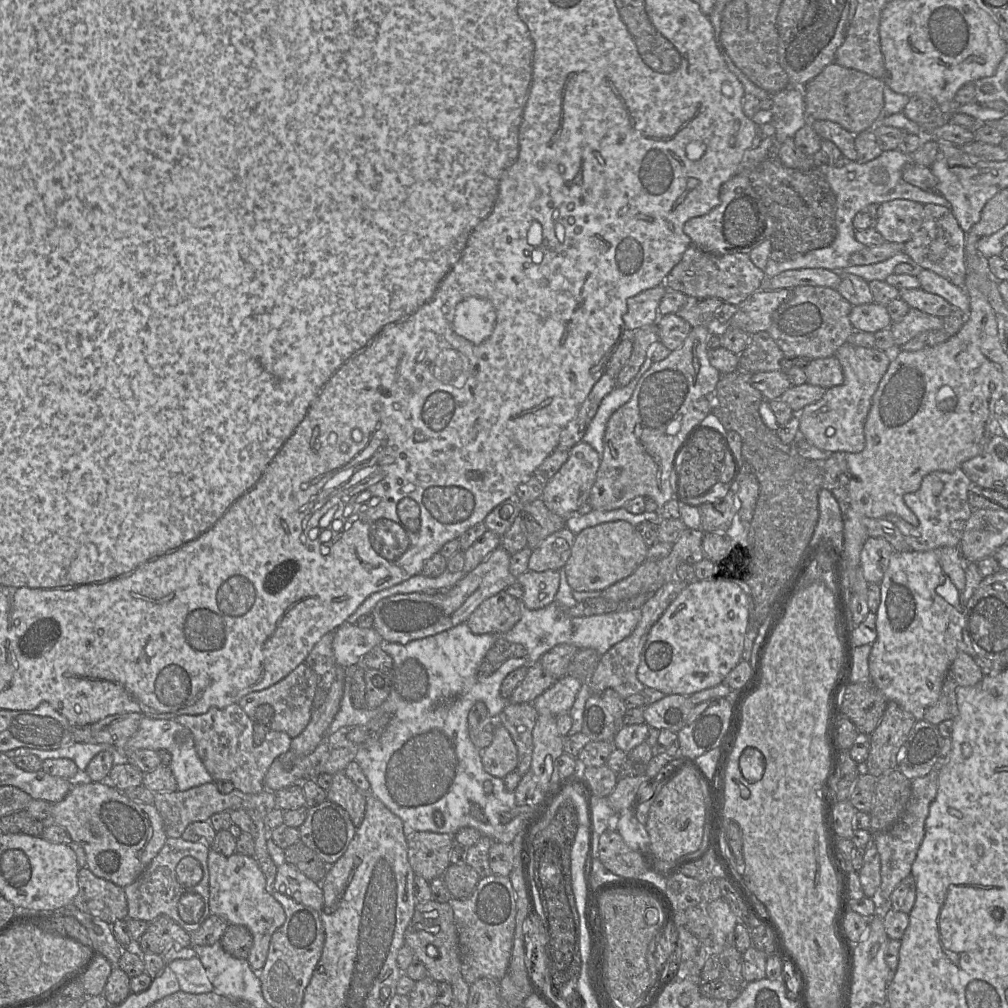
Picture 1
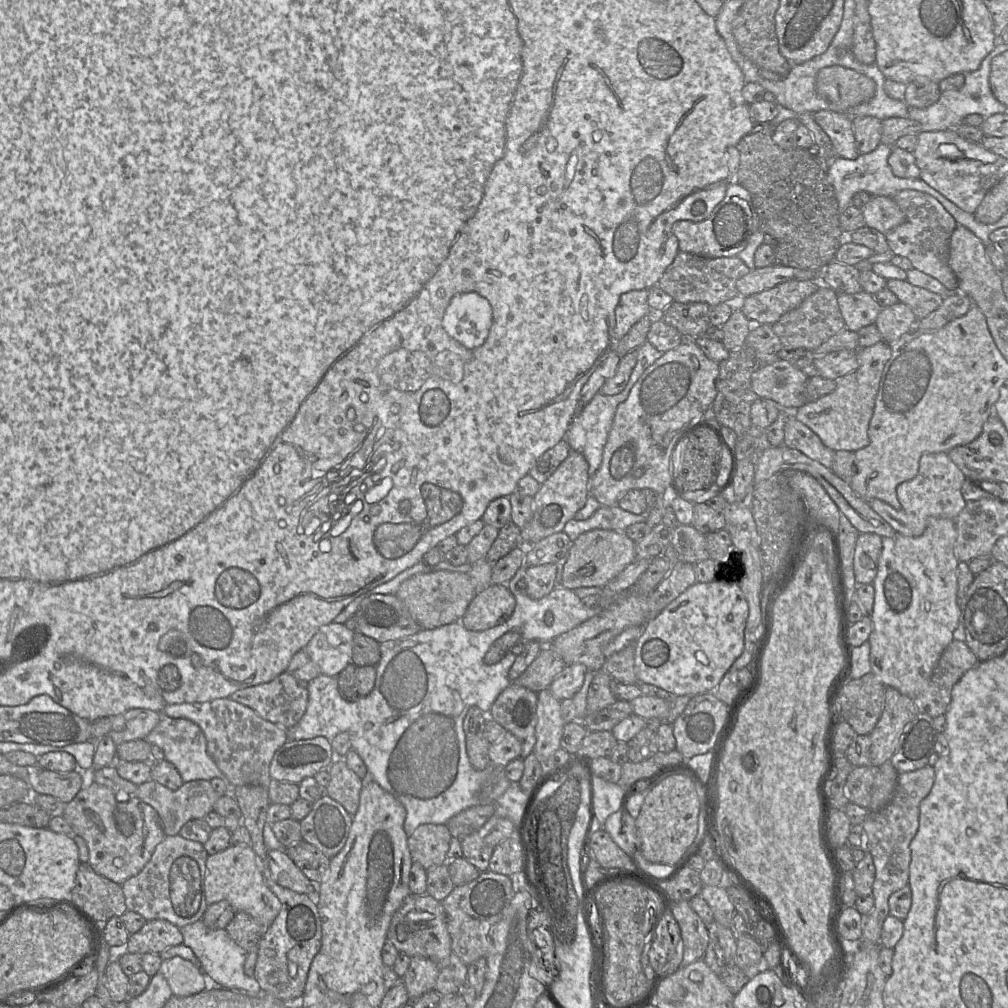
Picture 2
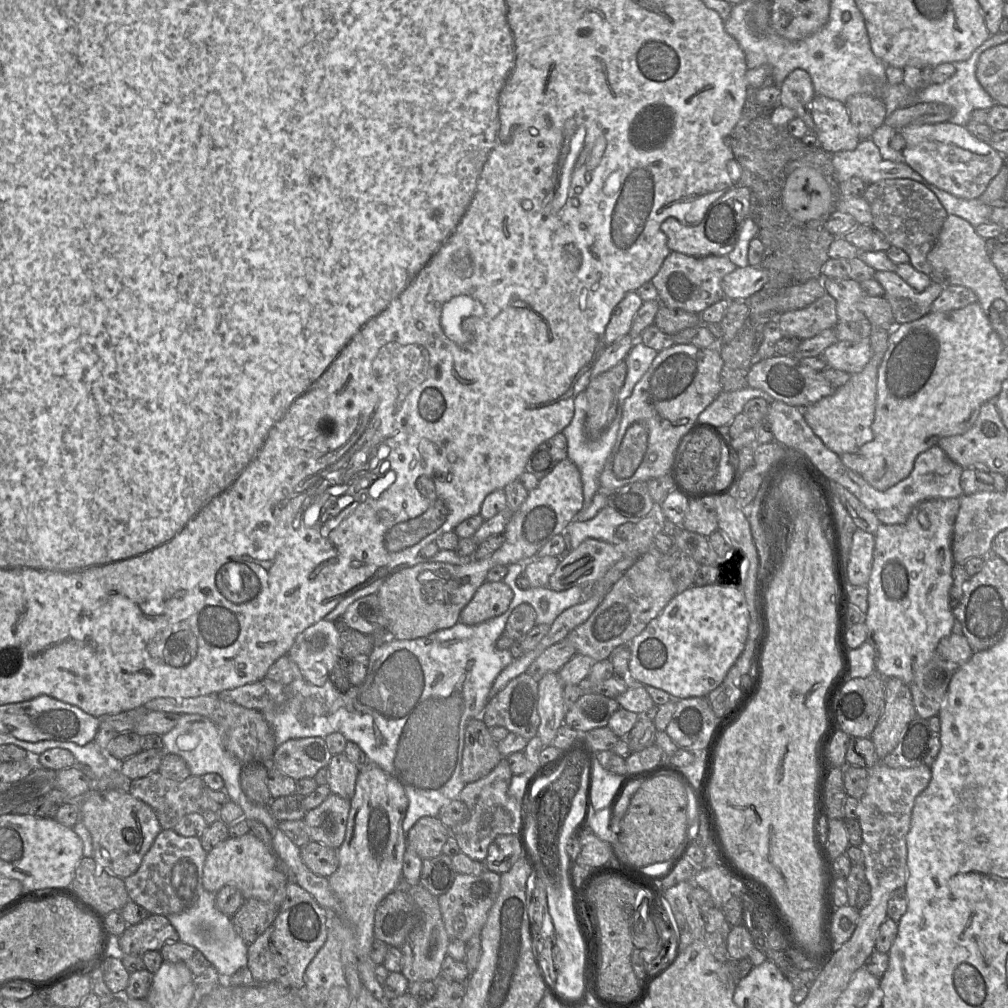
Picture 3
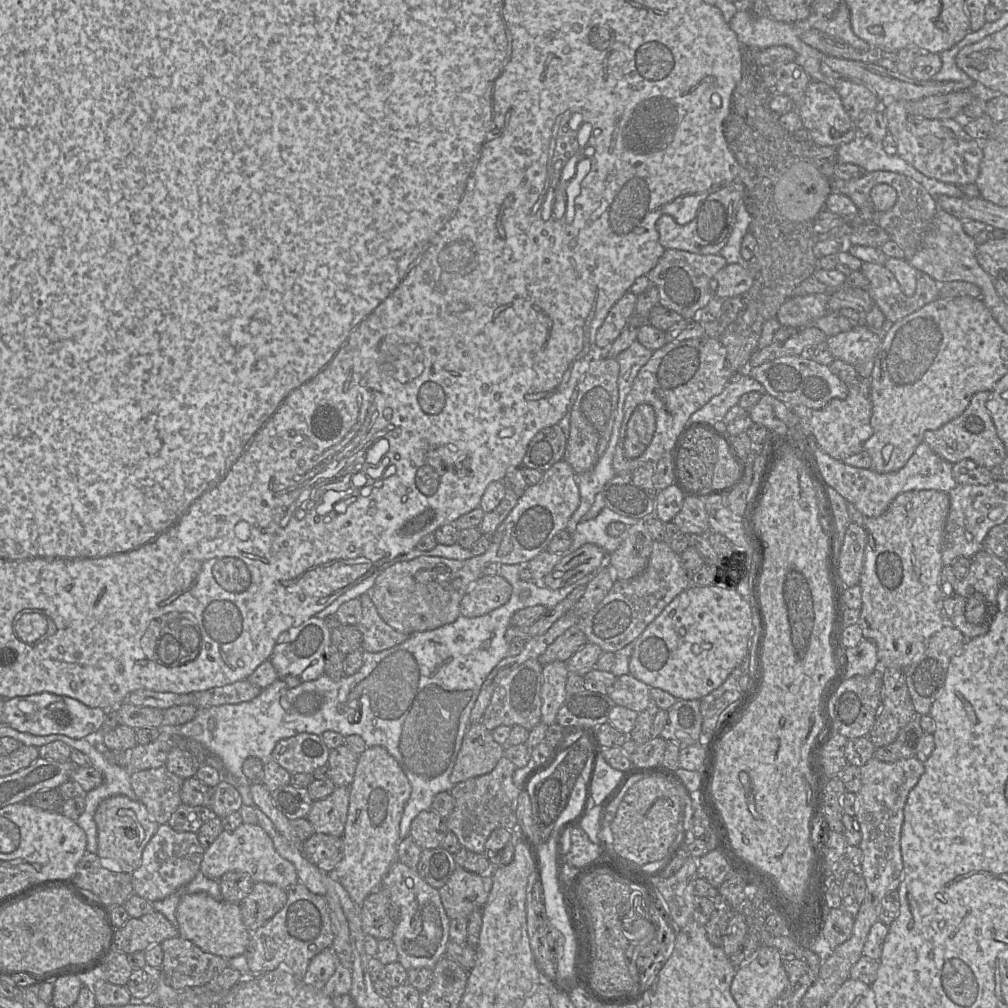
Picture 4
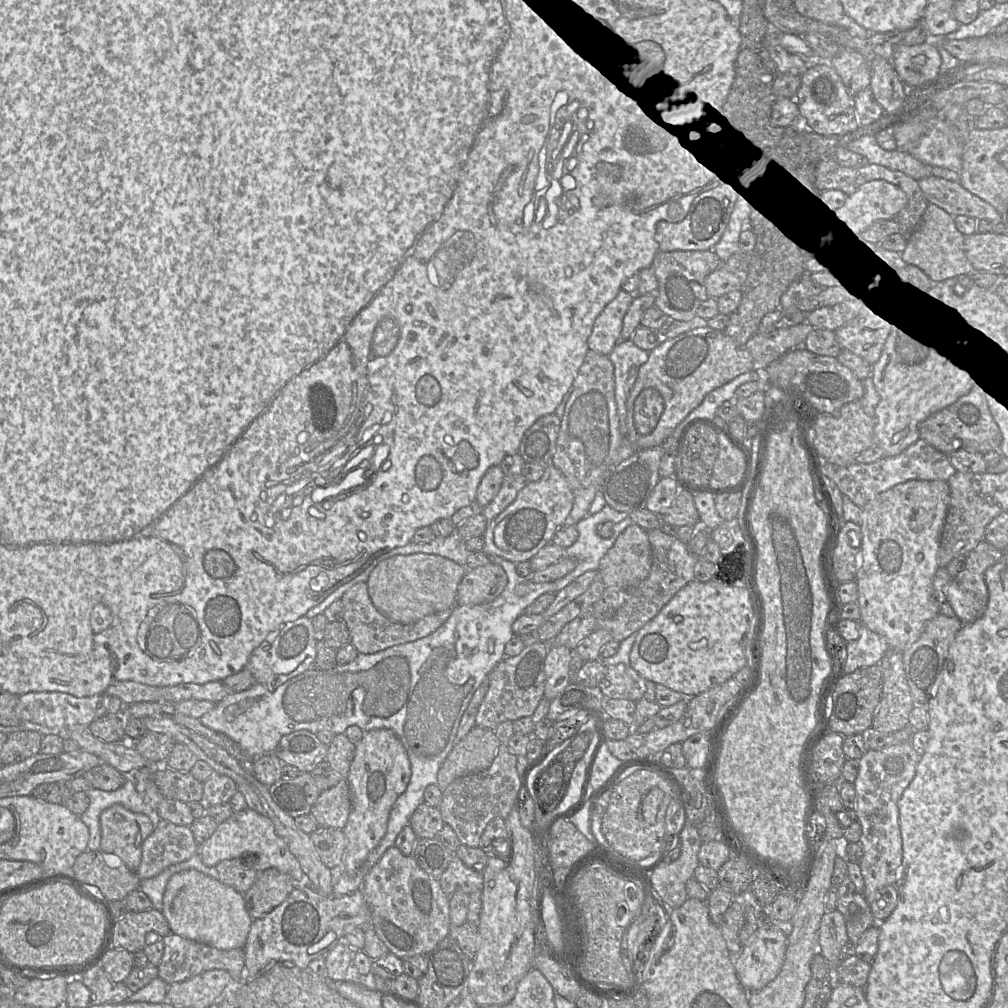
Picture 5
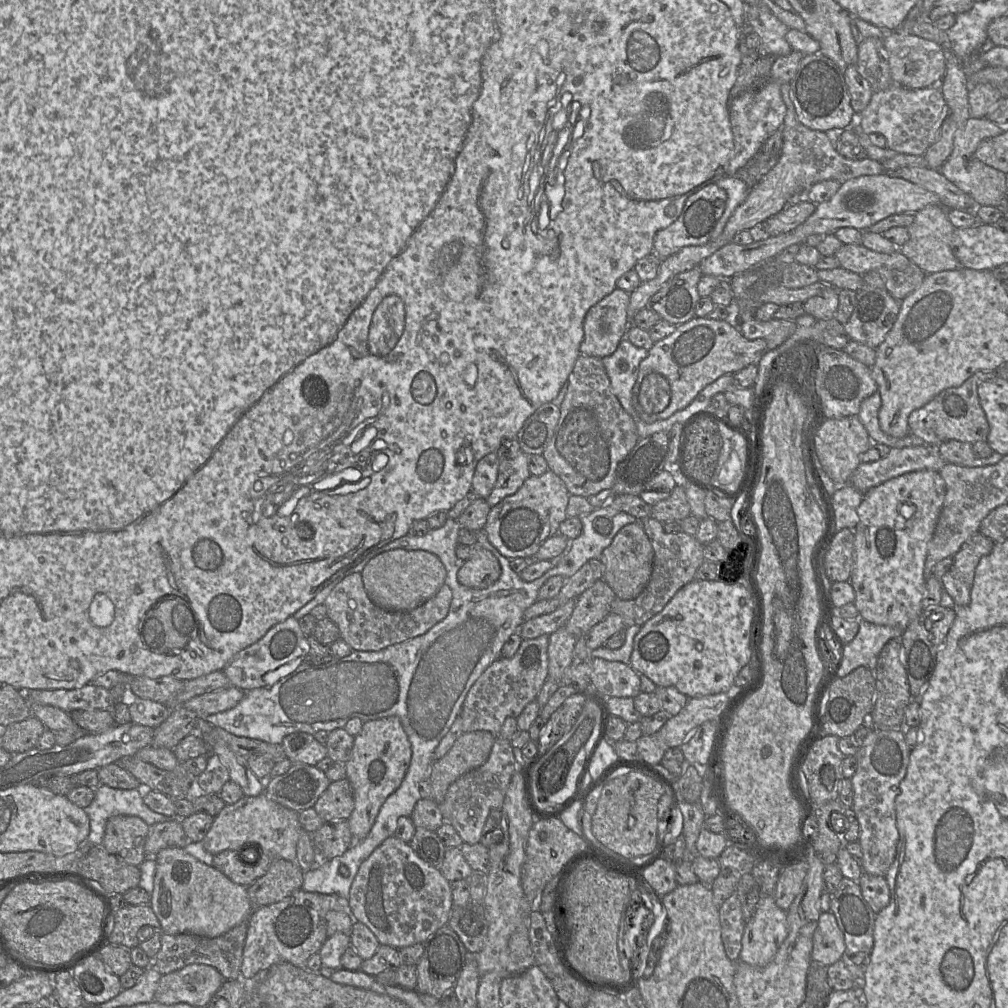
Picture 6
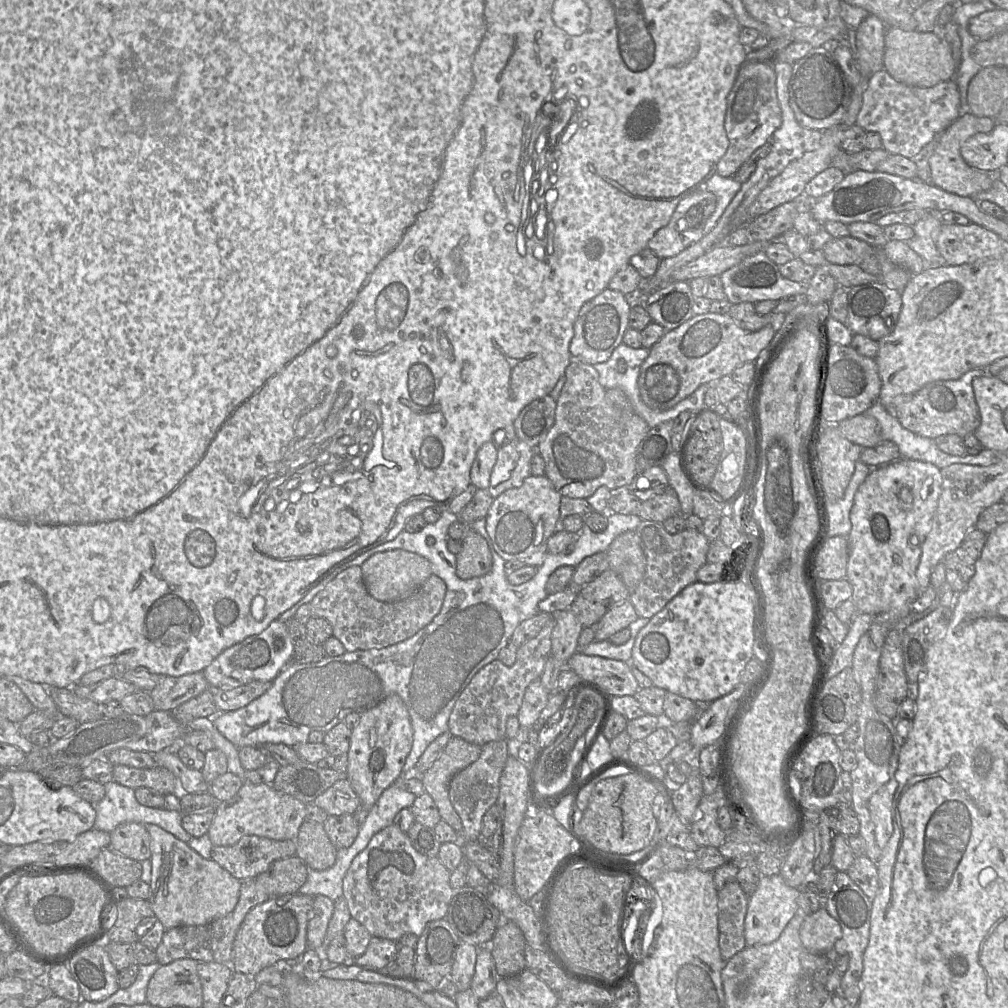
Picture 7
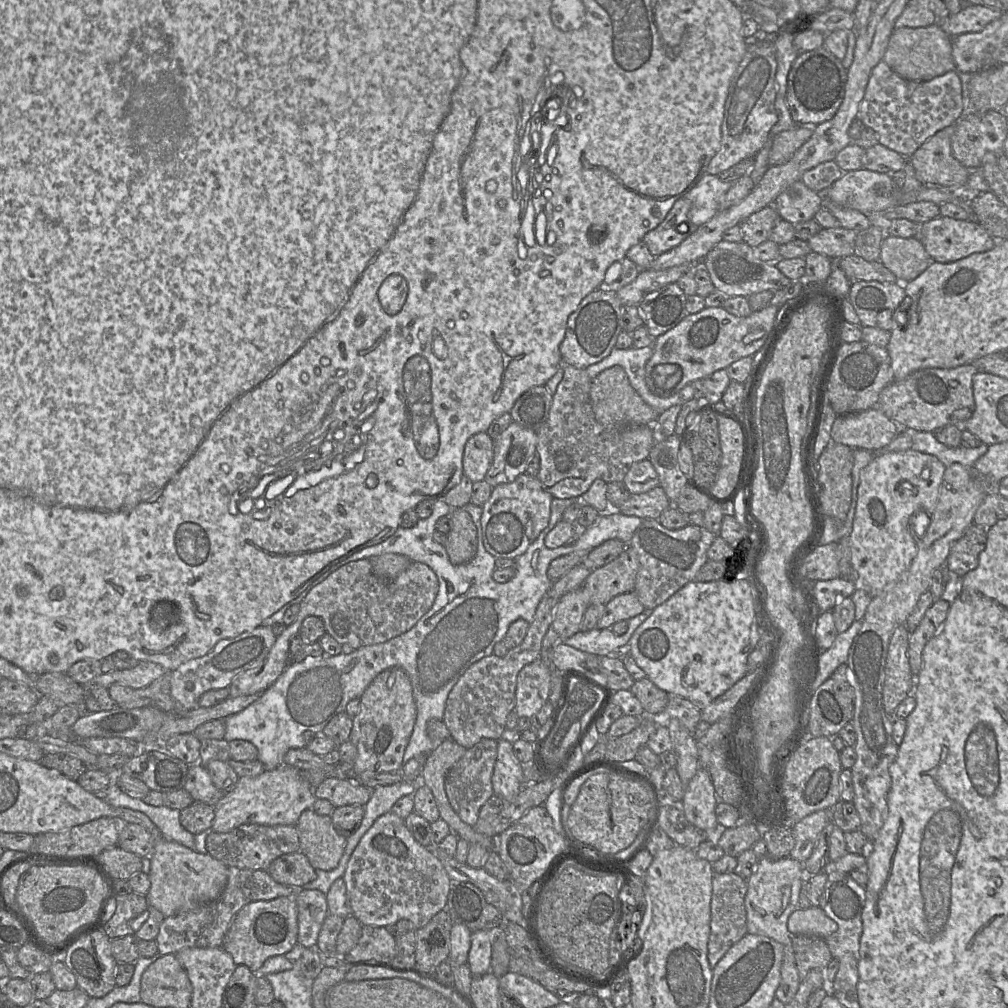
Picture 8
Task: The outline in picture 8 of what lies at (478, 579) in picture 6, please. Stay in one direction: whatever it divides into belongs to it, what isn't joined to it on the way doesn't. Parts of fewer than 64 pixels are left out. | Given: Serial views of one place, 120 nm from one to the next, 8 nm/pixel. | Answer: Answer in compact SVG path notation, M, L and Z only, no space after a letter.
M452 508L451 529L444 545L450 562L460 565L470 562L477 552L477 529L471 515L464 508Z

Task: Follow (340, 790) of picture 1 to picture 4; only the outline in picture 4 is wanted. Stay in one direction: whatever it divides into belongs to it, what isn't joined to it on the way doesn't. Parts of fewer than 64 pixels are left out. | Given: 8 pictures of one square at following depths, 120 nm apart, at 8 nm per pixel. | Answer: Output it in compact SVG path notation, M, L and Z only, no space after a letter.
M345 743L330 750L328 777L334 782L336 787L350 788L354 779L358 757L359 755L352 751Z

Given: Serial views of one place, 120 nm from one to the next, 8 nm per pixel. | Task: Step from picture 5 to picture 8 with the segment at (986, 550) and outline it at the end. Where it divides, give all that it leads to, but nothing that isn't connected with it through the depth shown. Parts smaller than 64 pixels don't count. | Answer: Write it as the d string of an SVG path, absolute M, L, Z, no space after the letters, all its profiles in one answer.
M971 524L964 535L953 542L946 560L946 567L960 577L977 568L979 555L987 543L987 529Z

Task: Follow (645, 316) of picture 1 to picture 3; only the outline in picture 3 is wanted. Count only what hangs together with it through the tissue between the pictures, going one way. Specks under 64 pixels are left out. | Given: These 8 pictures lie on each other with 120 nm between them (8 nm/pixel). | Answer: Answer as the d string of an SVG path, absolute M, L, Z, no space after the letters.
M631 291L615 306L605 329L606 344L611 344L629 334L634 316L642 303L640 296Z

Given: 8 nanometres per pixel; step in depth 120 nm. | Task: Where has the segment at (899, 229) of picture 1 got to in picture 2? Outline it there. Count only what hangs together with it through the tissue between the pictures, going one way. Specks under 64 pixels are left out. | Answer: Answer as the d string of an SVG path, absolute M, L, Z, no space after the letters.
M872 196L861 211L865 226L875 229L883 235L906 221L904 213L889 197Z

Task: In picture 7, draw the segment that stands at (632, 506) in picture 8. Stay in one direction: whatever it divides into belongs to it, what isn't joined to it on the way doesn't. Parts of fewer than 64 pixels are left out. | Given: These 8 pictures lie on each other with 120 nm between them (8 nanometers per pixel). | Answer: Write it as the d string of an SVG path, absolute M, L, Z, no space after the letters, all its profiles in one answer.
M670 487L664 493L641 502L633 514L639 516L642 520L659 523L669 517L682 515L677 493Z

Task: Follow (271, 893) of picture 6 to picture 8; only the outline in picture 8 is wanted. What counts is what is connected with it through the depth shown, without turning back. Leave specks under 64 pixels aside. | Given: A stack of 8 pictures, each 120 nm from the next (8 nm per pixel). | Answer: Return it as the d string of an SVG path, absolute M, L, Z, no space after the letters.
M300 850L281 855L270 864L267 871L276 882L295 887L303 887L317 877L316 870Z

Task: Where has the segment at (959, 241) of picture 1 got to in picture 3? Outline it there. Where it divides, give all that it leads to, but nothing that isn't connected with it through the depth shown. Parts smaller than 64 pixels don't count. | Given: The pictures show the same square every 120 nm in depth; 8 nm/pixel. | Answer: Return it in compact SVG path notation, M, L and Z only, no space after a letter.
M886 179L867 184L863 198L868 202L873 222L891 246L909 256L909 264L917 271L937 282L936 273L927 262L927 255L935 246L948 213L936 195L922 184L911 179Z

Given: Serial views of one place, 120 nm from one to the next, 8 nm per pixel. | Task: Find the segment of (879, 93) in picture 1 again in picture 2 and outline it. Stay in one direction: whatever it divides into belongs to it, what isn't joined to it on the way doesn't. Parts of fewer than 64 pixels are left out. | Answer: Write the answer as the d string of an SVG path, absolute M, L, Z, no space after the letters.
M835 65L818 72L815 89L821 98L845 112L869 101L875 94L875 83L857 71Z

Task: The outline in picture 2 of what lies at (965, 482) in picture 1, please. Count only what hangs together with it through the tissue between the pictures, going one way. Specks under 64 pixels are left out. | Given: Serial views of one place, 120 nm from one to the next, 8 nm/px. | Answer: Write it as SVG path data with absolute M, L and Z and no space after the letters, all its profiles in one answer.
M924 453L919 460L917 475L897 486L896 492L902 506L901 510L896 510L886 502L875 498L868 503L897 533L917 537L925 531L930 517L956 519L966 505L961 492L965 479L964 473L948 453Z

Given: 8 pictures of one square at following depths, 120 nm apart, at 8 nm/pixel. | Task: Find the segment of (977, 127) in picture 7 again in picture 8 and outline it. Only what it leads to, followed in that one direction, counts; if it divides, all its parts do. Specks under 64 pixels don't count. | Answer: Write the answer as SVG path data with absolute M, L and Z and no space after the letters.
M955 123L927 139L908 159L917 179L931 187L962 187L970 170L954 158L951 137Z

